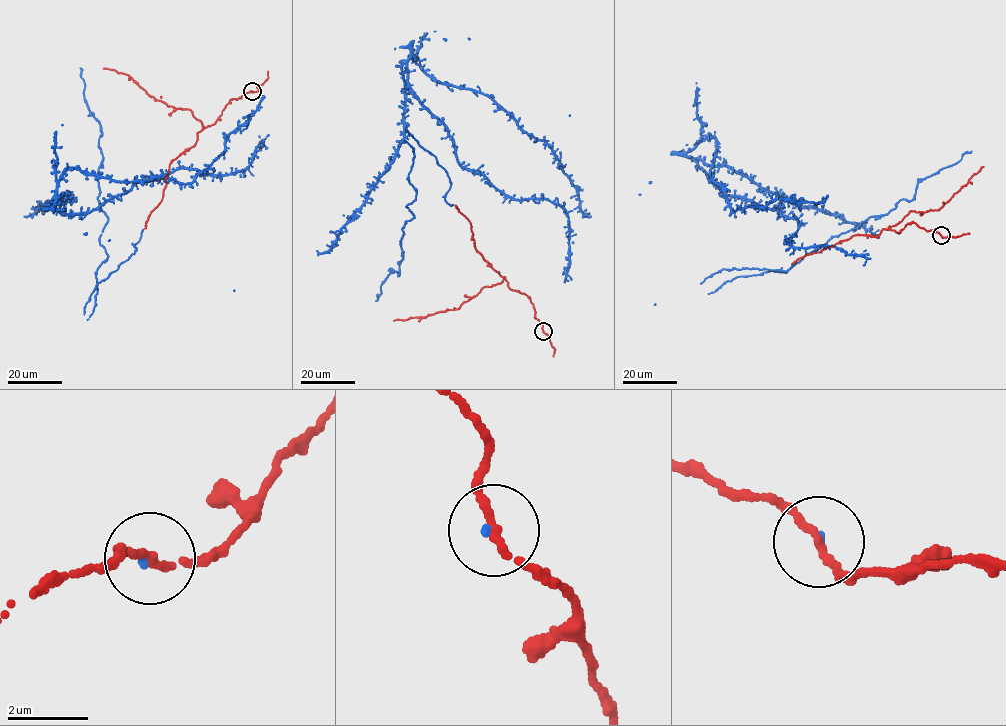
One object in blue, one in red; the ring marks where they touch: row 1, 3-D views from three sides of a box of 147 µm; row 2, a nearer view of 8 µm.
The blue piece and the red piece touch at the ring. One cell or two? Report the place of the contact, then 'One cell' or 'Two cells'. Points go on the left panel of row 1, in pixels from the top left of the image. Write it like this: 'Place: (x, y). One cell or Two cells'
Place: (252, 91). One cell

